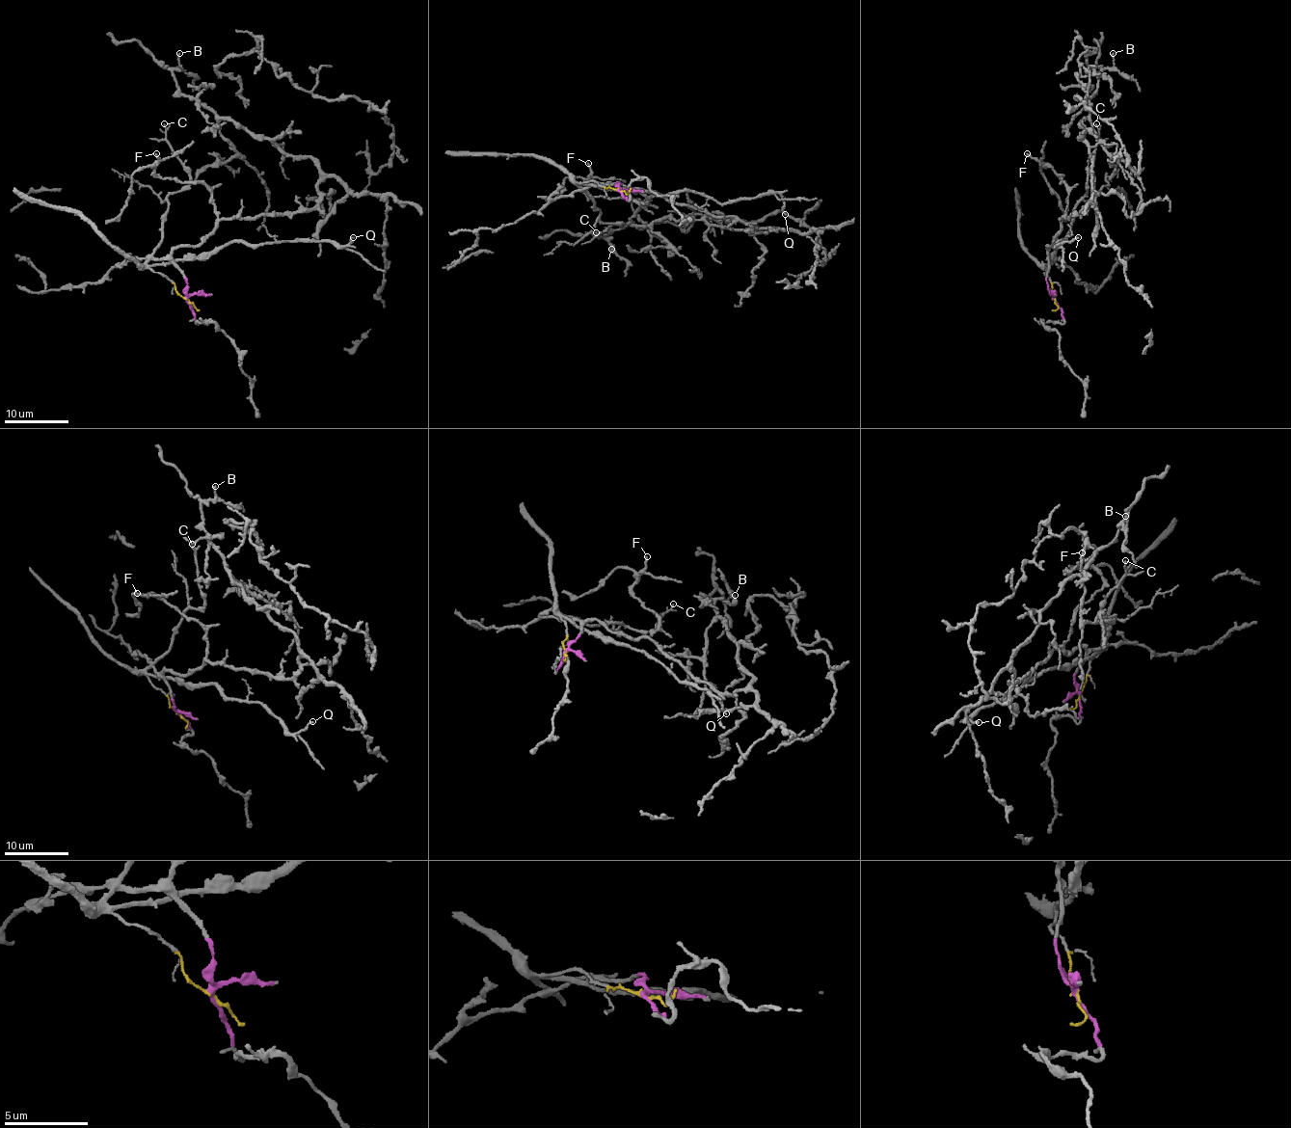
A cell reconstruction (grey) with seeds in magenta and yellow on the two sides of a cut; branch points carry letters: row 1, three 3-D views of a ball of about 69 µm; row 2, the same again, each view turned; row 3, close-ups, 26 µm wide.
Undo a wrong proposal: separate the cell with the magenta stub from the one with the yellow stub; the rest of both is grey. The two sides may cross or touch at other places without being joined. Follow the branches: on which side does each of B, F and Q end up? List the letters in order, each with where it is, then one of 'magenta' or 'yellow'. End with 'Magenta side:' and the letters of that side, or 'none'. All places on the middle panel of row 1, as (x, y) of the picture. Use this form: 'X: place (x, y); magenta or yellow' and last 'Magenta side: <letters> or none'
B: place (611, 249); magenta
F: place (588, 163); magenta
Q: place (785, 214); yellow
Magenta side: B, F

